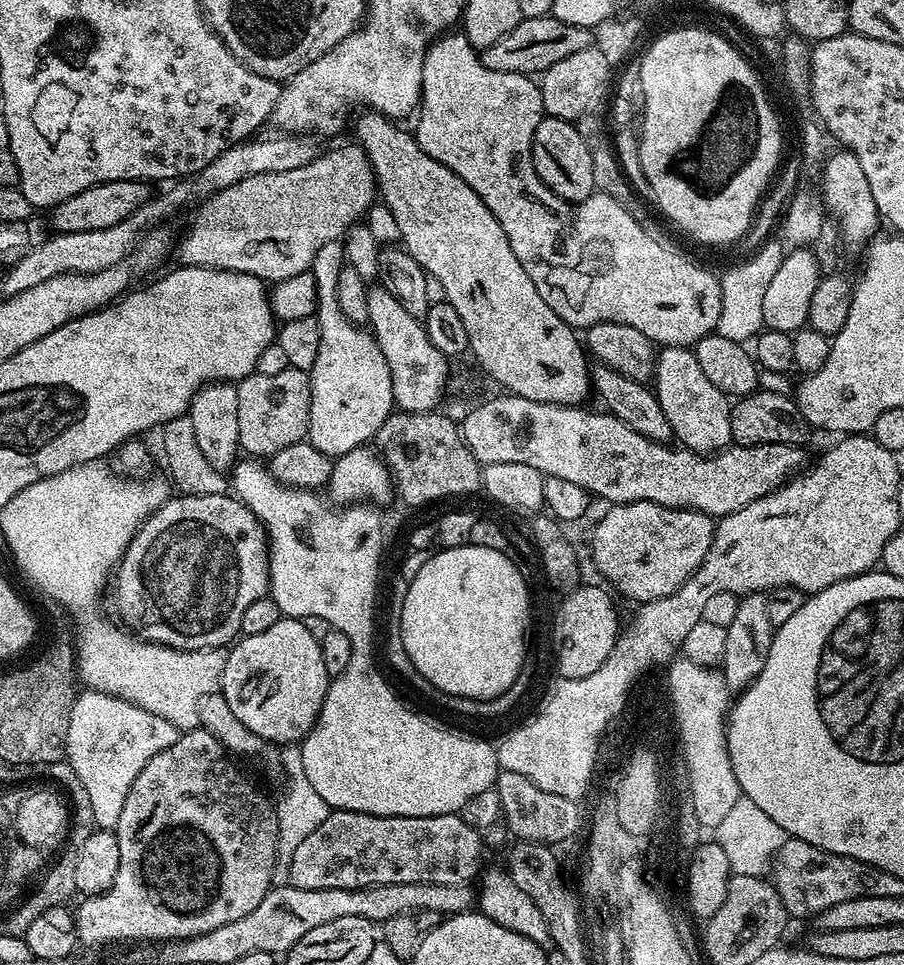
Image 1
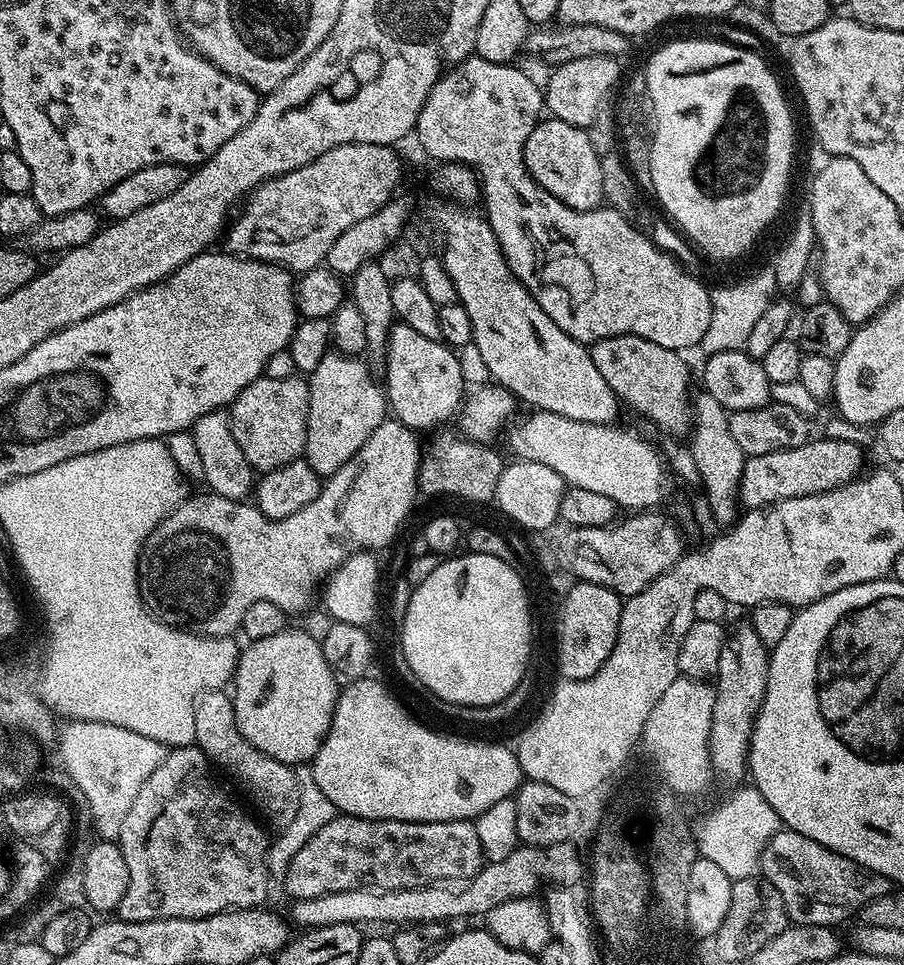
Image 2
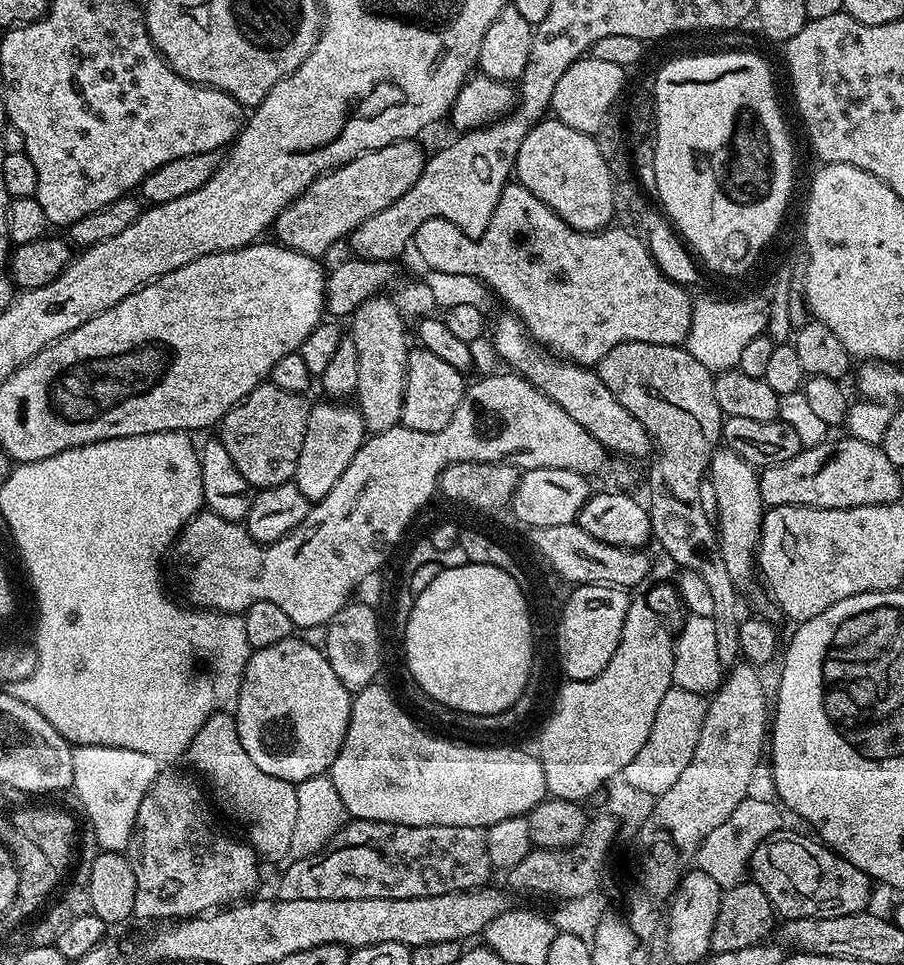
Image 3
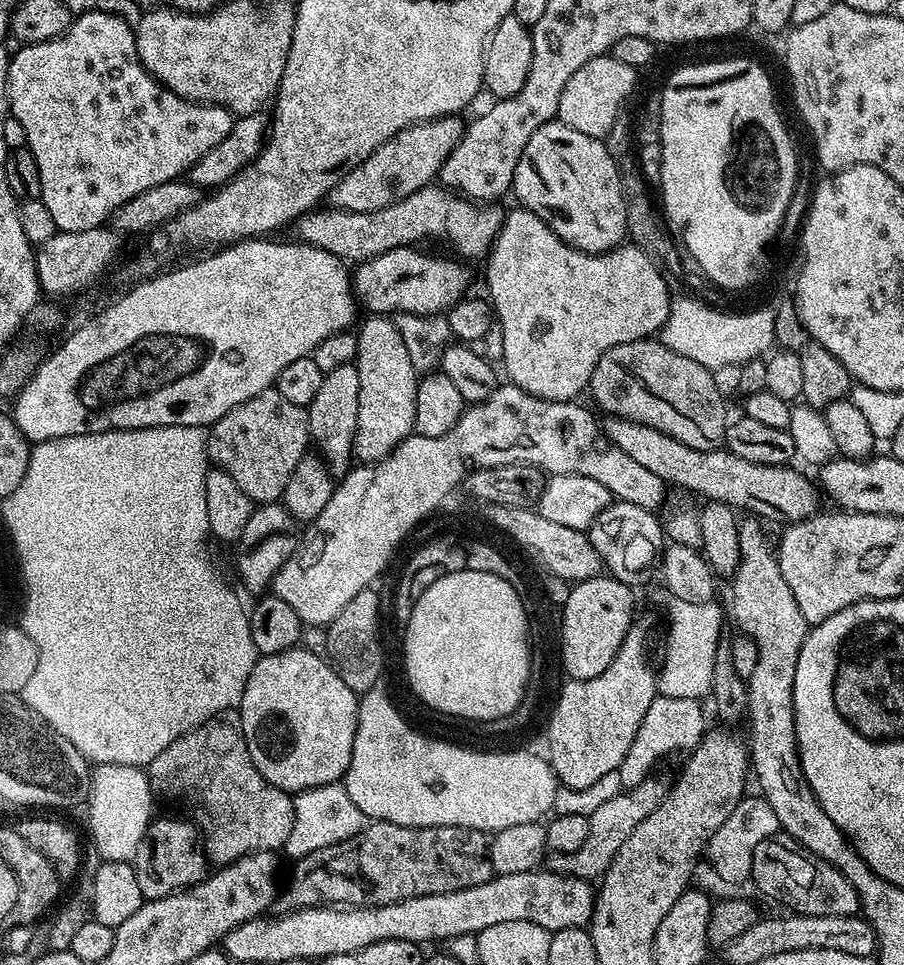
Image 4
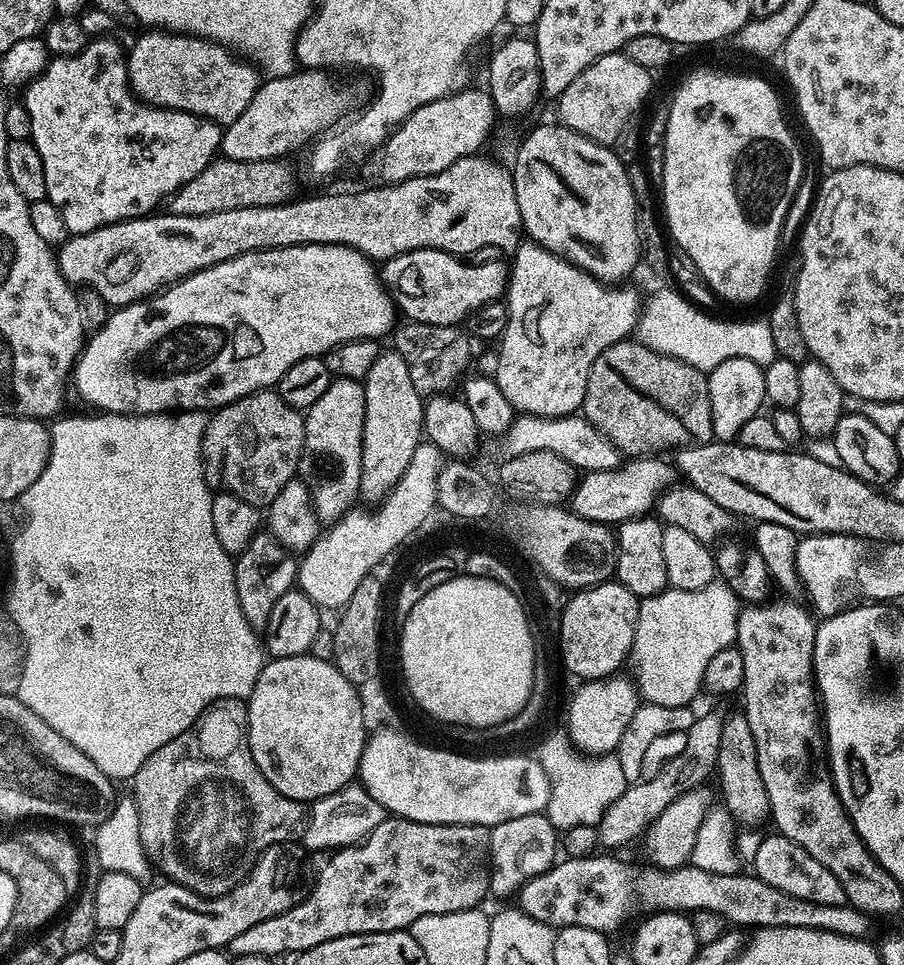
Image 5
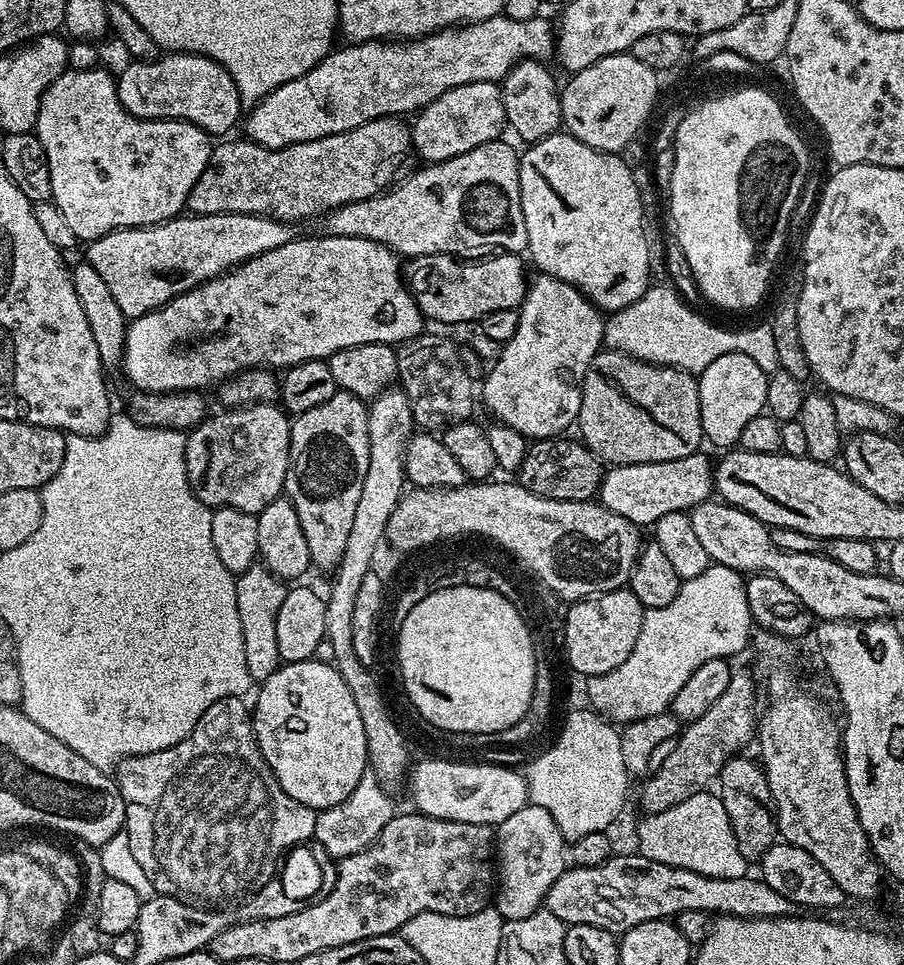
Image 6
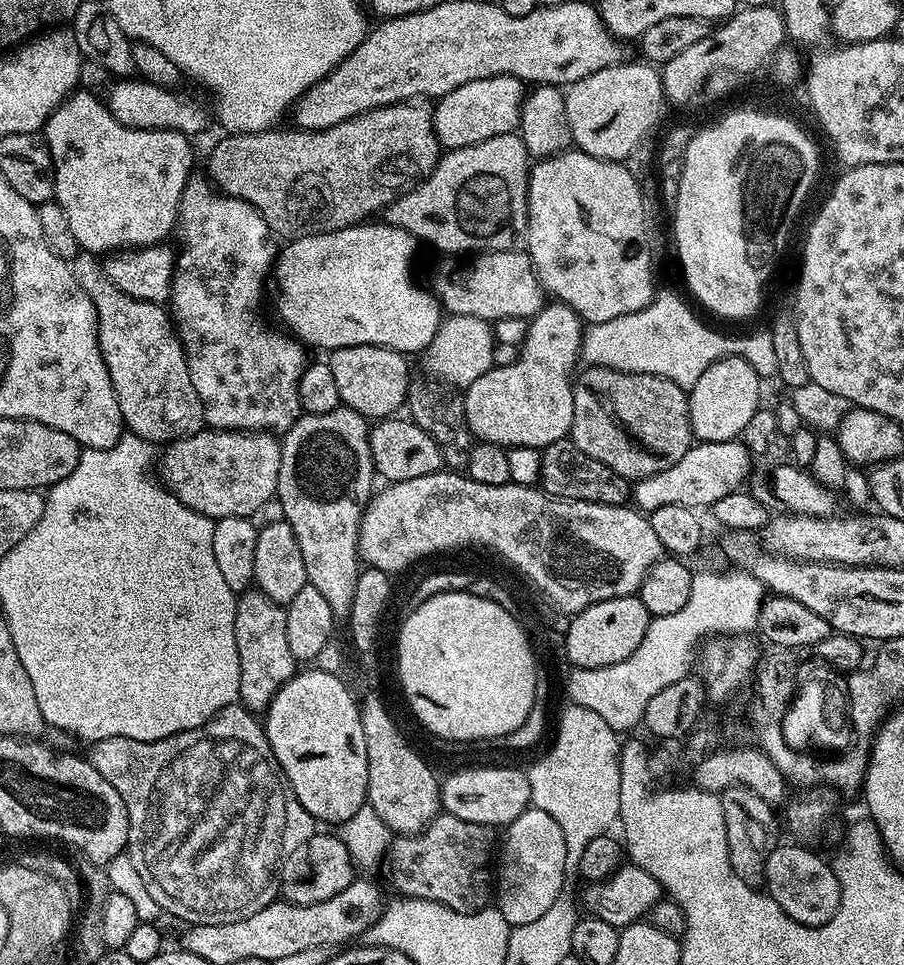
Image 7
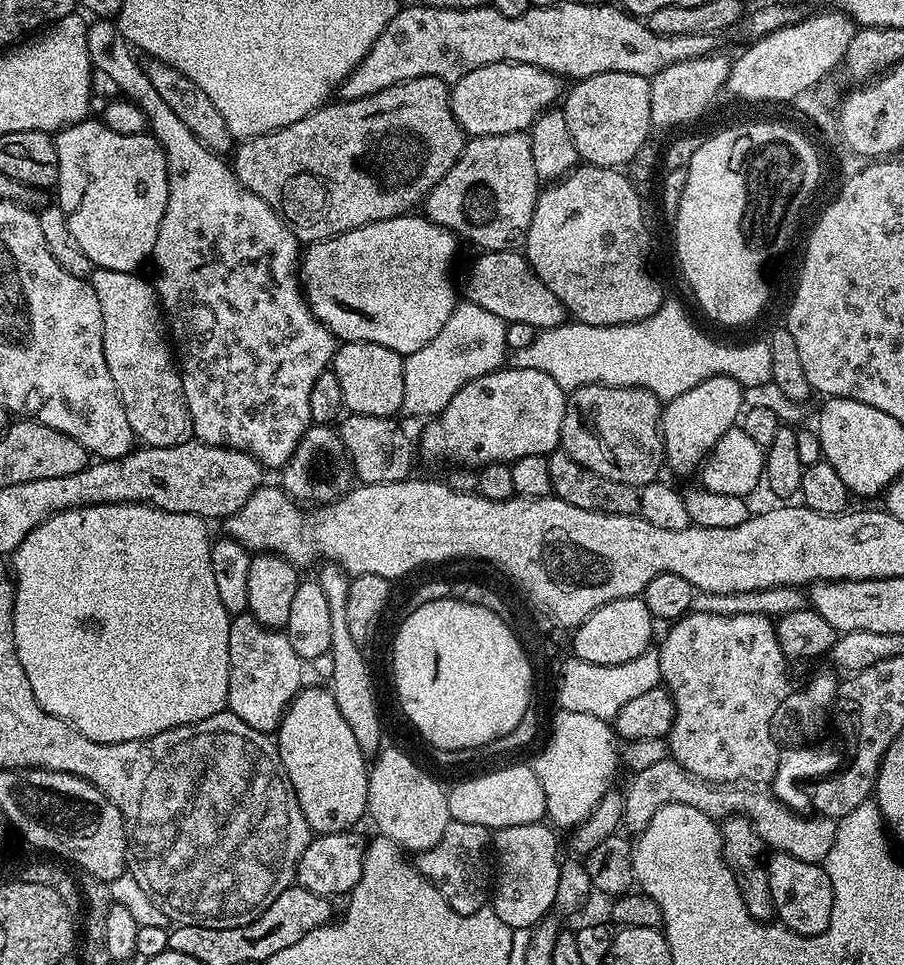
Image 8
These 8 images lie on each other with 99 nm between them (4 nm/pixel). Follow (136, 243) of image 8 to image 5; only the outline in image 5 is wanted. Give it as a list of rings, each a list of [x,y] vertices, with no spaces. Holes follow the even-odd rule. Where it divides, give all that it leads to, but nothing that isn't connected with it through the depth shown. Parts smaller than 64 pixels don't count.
[[[89,39],[85,48],[73,56],[57,56],[49,59],[43,72],[36,76],[23,89],[22,103],[28,115],[28,125],[32,131],[30,137],[33,146],[42,154],[42,170],[46,170],[46,198],[62,214],[62,222],[66,222],[69,233],[73,236],[81,236],[90,230],[98,230],[107,224],[117,224],[123,220],[136,220],[140,216],[146,216],[157,211],[156,206],[167,201],[172,193],[177,192],[190,178],[198,178],[206,166],[217,159],[220,151],[221,125],[212,120],[202,118],[198,114],[190,114],[182,110],[170,110],[169,108],[154,108],[138,99],[128,86],[128,66],[126,63],[125,45],[120,45],[116,40]]]

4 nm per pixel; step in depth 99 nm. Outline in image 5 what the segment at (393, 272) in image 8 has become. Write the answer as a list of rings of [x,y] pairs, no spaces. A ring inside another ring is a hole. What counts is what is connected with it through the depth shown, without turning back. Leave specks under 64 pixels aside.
[[[307,244],[306,246],[290,246],[289,248],[275,248],[274,250],[262,250],[261,252],[247,252],[238,258],[230,258],[226,262],[218,262],[214,266],[210,266],[206,270],[198,270],[194,274],[190,274],[186,279],[180,280],[176,284],[169,284],[167,288],[156,293],[155,296],[148,297],[147,300],[140,300],[137,304],[127,304],[124,308],[115,309],[105,319],[104,323],[95,329],[96,332],[87,337],[84,342],[84,349],[80,352],[80,357],[76,360],[76,364],[72,367],[72,375],[70,377],[70,388],[76,391],[76,396],[84,404],[89,404],[89,409],[99,410],[100,412],[113,412],[114,414],[122,414],[123,416],[155,416],[159,417],[160,412],[200,412],[203,408],[207,410],[215,410],[224,408],[227,404],[233,404],[238,398],[249,396],[252,392],[271,389],[282,378],[282,374],[286,374],[286,370],[290,370],[290,366],[294,366],[294,362],[302,362],[302,358],[310,358],[311,356],[323,357],[334,346],[338,346],[342,342],[354,342],[355,340],[380,340],[386,337],[396,328],[398,324],[398,309],[396,303],[393,302],[387,290],[384,289],[384,282],[380,279],[380,273],[377,265],[369,260],[367,256],[363,256],[358,250],[347,248],[346,246],[330,246],[329,244]]]

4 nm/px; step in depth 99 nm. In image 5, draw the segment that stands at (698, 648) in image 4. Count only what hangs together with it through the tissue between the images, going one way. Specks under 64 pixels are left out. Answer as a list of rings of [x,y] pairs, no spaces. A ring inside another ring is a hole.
[[[713,582],[702,586],[702,590],[678,590],[677,588],[667,587],[664,591],[654,594],[653,596],[645,596],[640,600],[640,609],[638,610],[638,622],[634,630],[634,642],[632,643],[632,655],[630,657],[630,668],[632,664],[631,679],[634,681],[637,692],[640,693],[640,699],[645,704],[653,704],[654,706],[670,706],[670,707],[686,707],[693,703],[699,692],[704,688],[704,675],[706,674],[706,666],[710,666],[710,658],[714,658],[714,654],[718,654],[718,650],[726,650],[733,647],[736,643],[736,623],[738,622],[738,614],[740,613],[742,604],[731,590],[723,582]]]

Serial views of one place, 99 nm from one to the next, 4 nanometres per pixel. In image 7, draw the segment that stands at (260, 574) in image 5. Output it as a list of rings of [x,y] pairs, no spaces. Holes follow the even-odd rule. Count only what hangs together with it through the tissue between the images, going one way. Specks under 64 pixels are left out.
[[[259,590],[241,592],[236,597],[234,635],[238,642],[238,661],[241,674],[239,703],[253,714],[263,713],[274,694],[298,671],[298,662],[286,643],[285,605],[274,602]]]

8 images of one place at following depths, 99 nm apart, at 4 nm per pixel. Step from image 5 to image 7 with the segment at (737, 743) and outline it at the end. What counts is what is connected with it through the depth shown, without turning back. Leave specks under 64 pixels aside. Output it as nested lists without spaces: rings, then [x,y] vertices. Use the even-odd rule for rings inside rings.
[[[739,784],[719,793],[722,810],[726,818],[726,842],[730,850],[730,866],[734,866],[734,874],[746,882],[746,886],[759,889],[764,884],[766,874],[766,858],[776,849],[781,839],[782,824],[776,821],[777,809],[768,804],[754,790]]]

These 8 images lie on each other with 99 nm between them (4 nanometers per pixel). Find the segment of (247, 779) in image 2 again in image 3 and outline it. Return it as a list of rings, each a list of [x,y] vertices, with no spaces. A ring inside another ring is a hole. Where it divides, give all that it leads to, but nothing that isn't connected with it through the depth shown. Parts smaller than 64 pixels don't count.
[[[215,712],[204,723],[202,730],[198,730],[198,734],[194,734],[186,753],[186,760],[189,760],[204,775],[203,783],[210,789],[211,799],[219,811],[221,808],[232,820],[249,820],[246,840],[252,845],[261,861],[282,860],[284,862],[288,860],[290,842],[294,839],[294,822],[298,822],[296,785],[286,782],[282,778],[274,778],[274,774],[265,774],[250,758],[250,754],[246,754],[246,750],[238,738],[235,715],[228,712]]]

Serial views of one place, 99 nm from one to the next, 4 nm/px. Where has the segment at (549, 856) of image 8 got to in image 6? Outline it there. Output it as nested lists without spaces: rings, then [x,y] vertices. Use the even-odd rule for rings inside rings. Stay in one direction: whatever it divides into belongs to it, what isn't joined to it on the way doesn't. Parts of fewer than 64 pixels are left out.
[[[529,802],[495,829],[494,856],[498,861],[494,907],[505,921],[515,922],[541,911],[550,886],[558,882],[565,870],[566,841],[554,818],[542,806]]]

